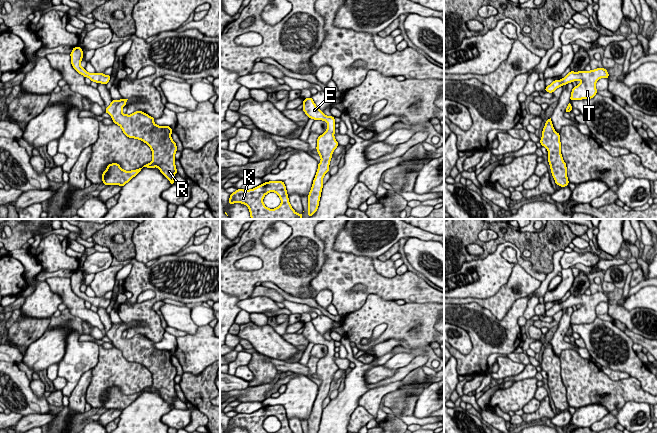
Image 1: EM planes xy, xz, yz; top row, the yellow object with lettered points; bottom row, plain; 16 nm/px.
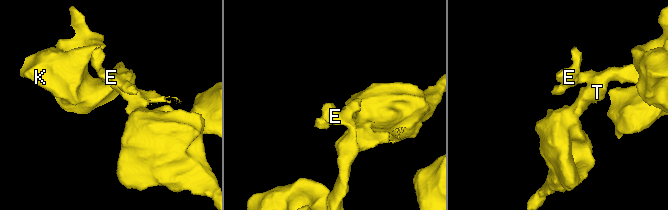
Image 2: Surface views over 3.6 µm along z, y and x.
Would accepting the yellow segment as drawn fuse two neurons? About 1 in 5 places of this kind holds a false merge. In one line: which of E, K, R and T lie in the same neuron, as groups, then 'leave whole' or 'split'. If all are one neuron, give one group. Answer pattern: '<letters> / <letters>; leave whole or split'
E K R T; leave whole

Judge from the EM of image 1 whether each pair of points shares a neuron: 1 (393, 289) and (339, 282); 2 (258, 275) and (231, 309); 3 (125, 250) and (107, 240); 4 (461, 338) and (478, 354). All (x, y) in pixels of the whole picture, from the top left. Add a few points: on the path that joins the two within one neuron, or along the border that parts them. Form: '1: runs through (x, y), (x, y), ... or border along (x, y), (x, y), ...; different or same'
1: runs through (380, 285), (374, 283), (369, 278), (352, 278); same
2: border along (230, 294), (235, 295), (239, 300); different
3: runs through (121, 250), (117, 250), (111, 244); same
4: border along (460, 326), (471, 342), (466, 355); different

